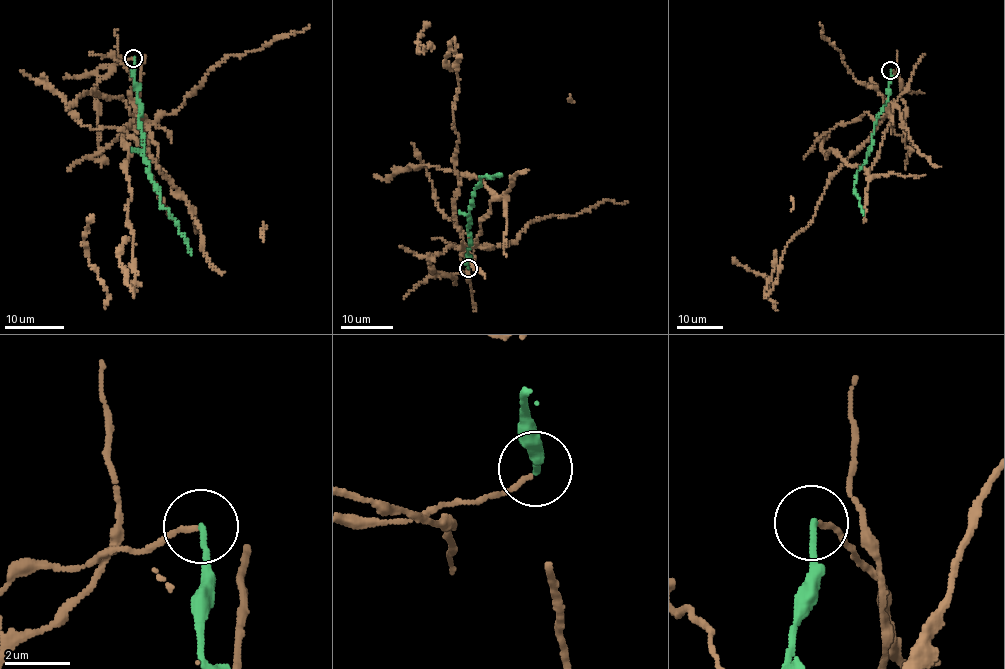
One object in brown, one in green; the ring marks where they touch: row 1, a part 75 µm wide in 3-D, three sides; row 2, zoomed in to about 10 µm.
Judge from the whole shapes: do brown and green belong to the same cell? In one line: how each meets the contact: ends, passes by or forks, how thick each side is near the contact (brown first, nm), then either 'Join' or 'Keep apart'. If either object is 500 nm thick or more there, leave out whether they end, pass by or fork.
At the ring brown ends. At the ring green ends. Thickness 140 nm (brown) against 170 nm. Keep apart

